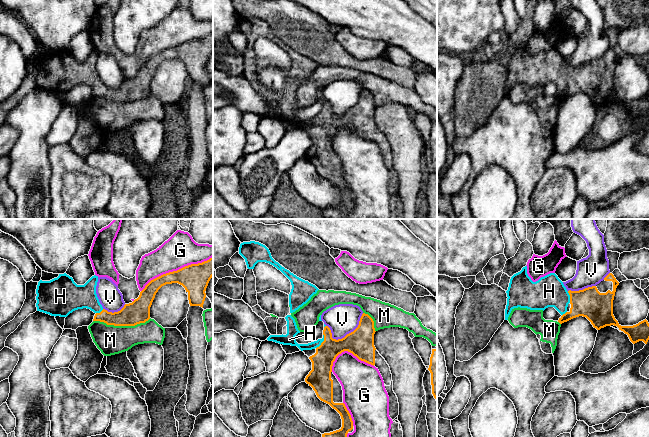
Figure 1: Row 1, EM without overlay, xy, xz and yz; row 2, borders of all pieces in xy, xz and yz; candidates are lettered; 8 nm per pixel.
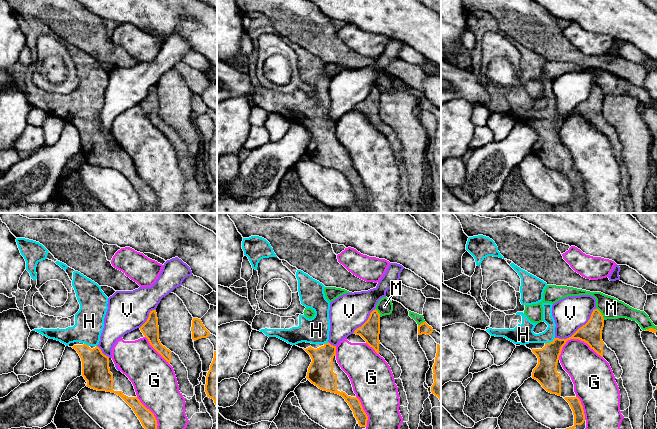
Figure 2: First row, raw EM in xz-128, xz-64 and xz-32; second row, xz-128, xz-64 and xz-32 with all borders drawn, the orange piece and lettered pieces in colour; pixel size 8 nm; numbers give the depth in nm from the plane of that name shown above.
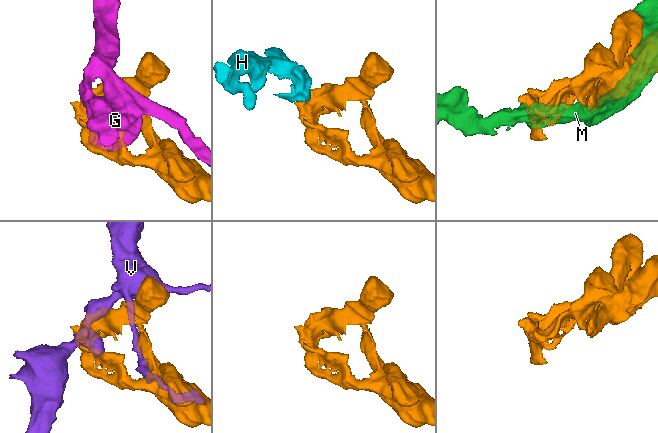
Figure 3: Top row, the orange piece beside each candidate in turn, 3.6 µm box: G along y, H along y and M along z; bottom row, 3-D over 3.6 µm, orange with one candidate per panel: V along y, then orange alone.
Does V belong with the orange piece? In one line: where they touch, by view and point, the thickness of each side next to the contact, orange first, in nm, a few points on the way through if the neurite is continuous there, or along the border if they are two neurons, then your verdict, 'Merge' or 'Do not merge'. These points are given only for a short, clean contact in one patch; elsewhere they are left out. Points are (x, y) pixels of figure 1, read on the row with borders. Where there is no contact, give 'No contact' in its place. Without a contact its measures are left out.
Touches orange at xz (351, 332). Thickness 220 nm (orange) against 240 nm. Do not merge

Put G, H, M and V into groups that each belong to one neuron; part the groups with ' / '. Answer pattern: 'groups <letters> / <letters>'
groups G / H / M / V

